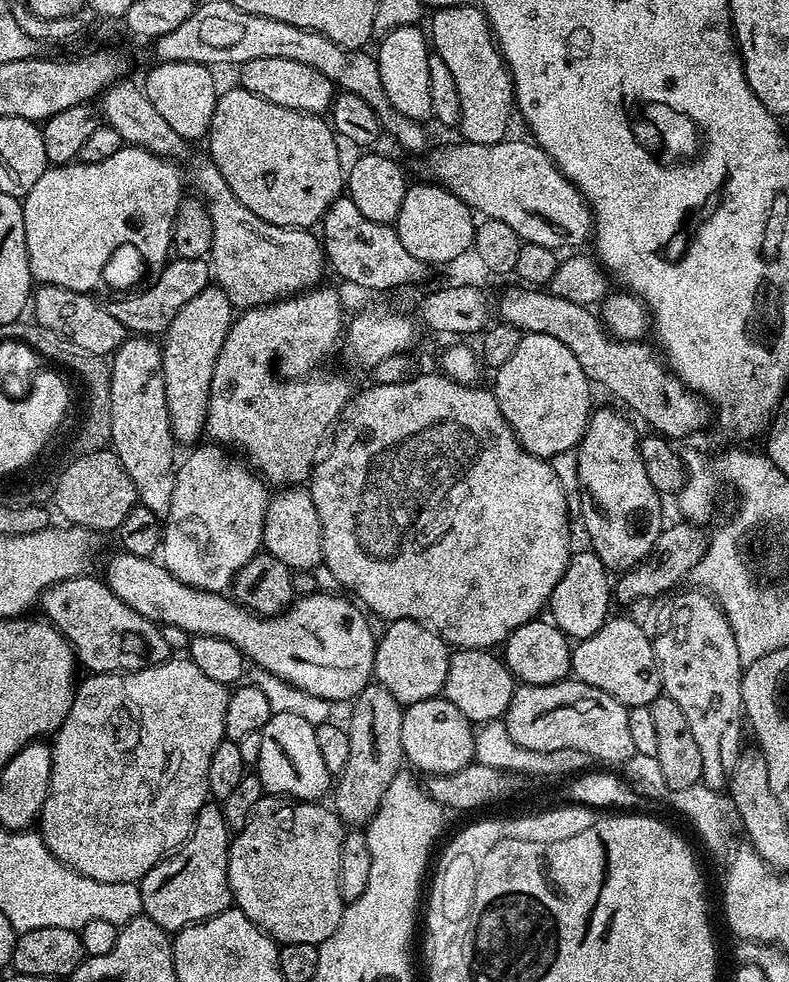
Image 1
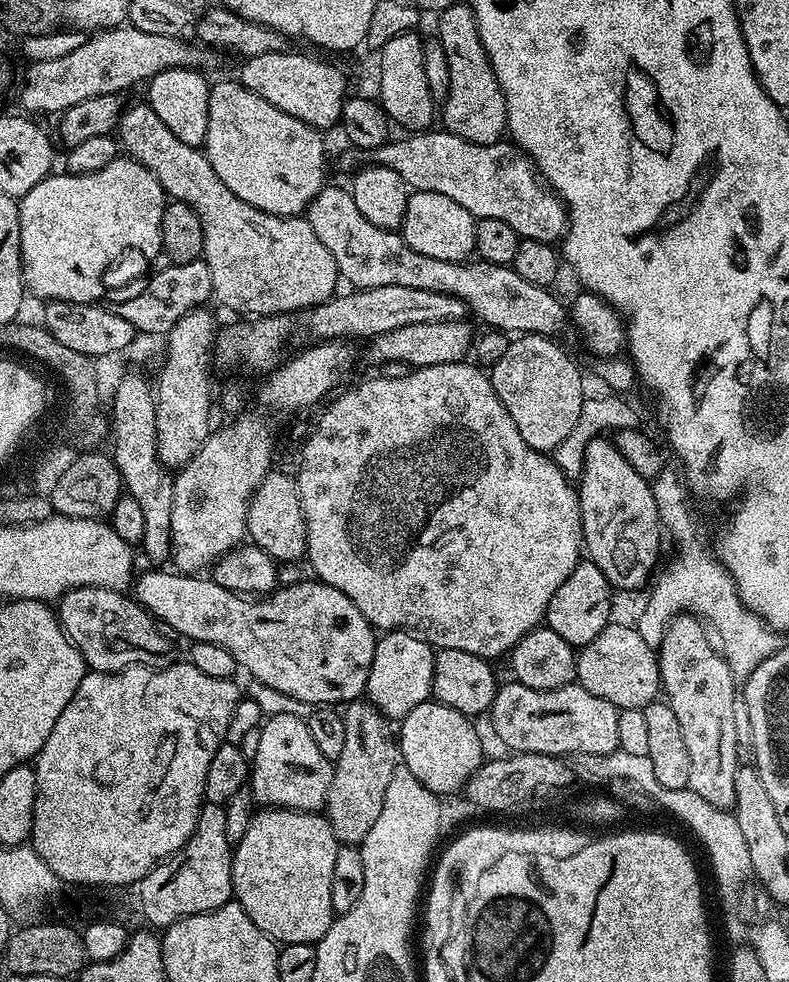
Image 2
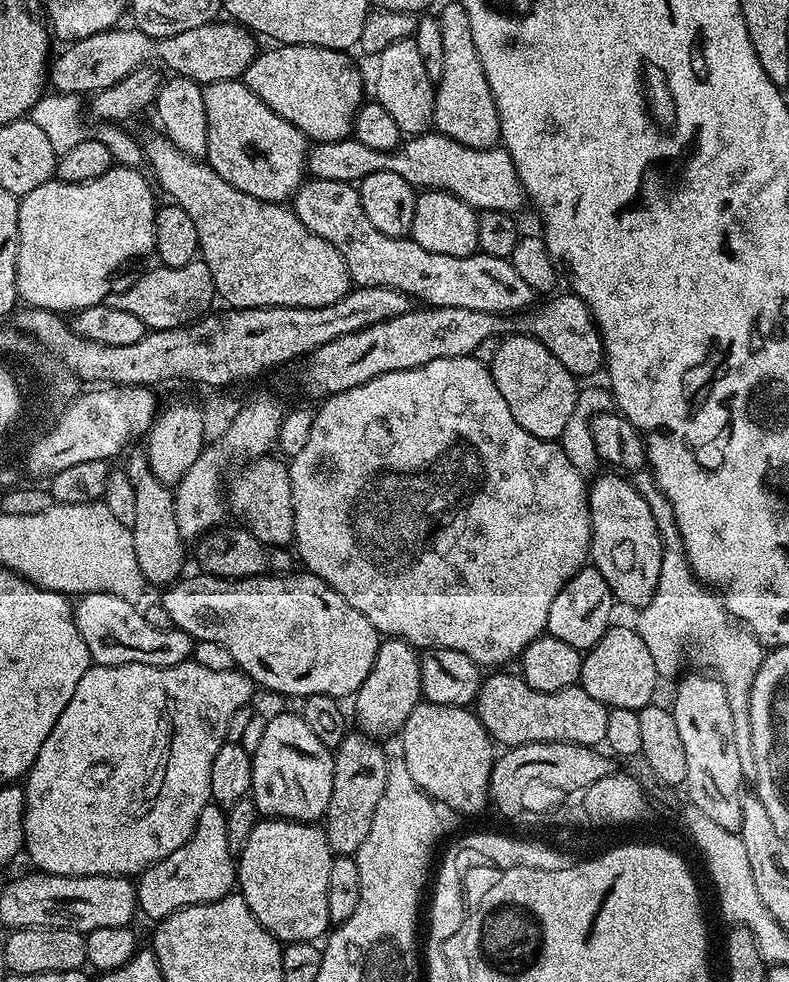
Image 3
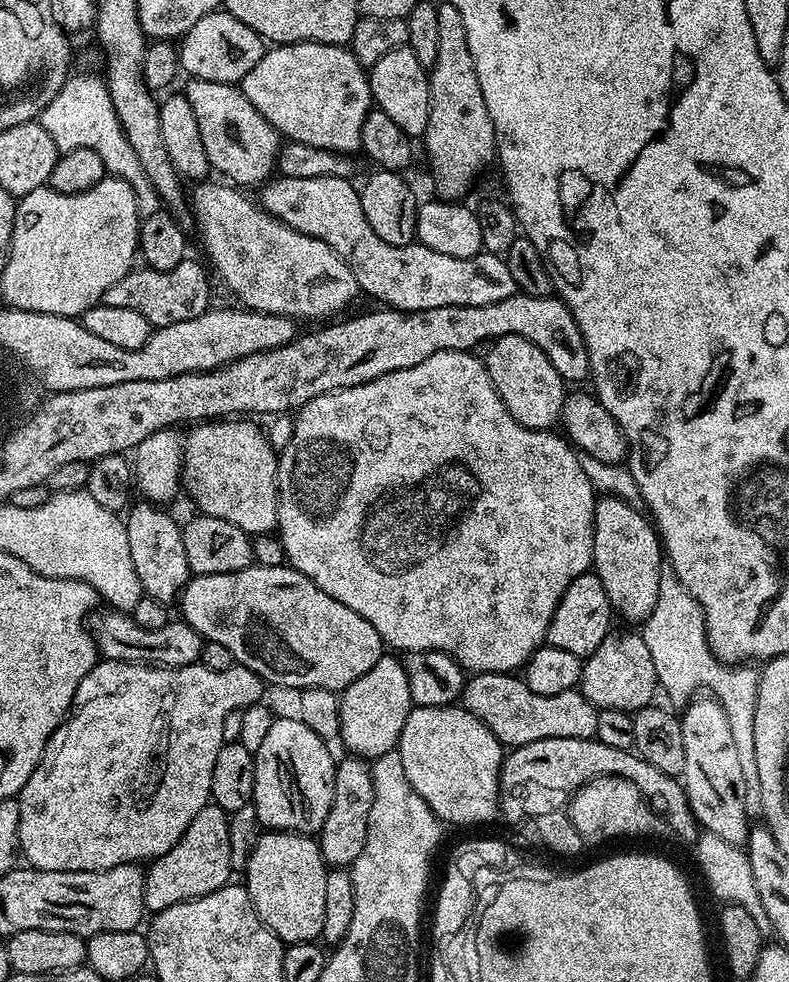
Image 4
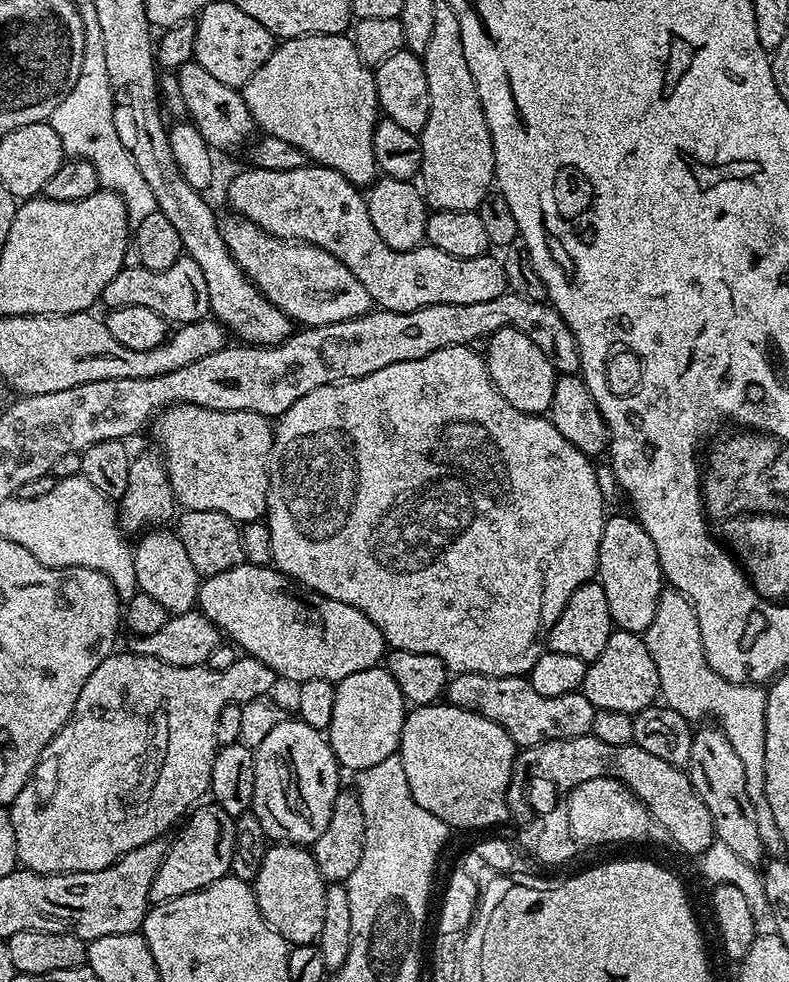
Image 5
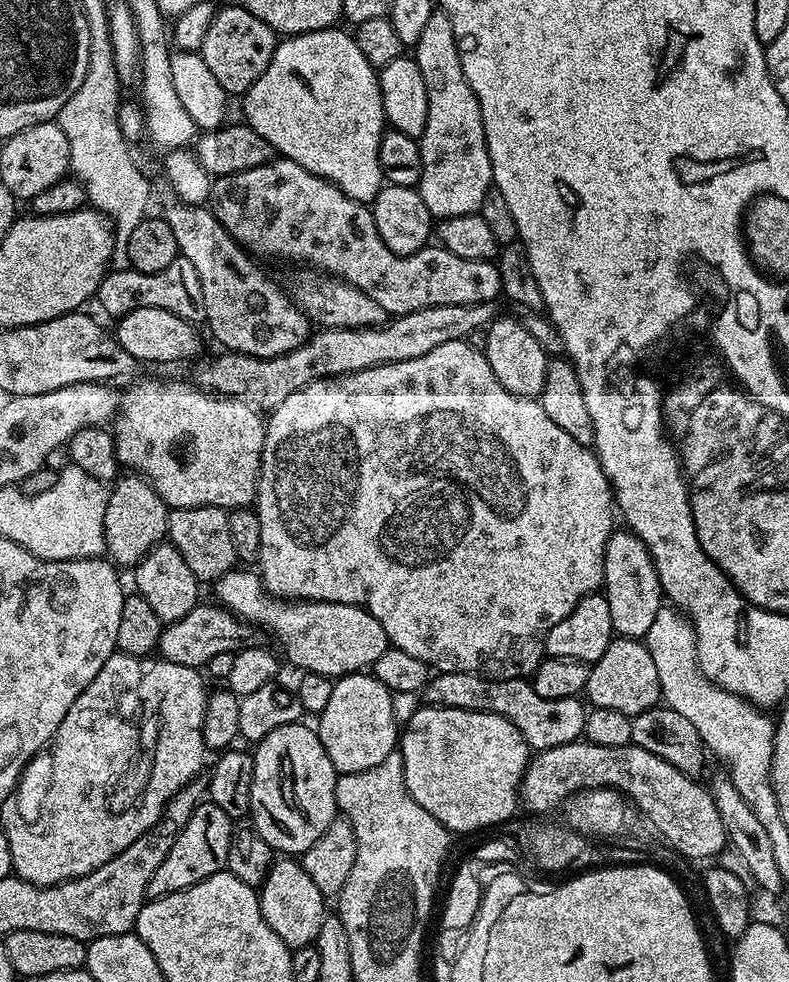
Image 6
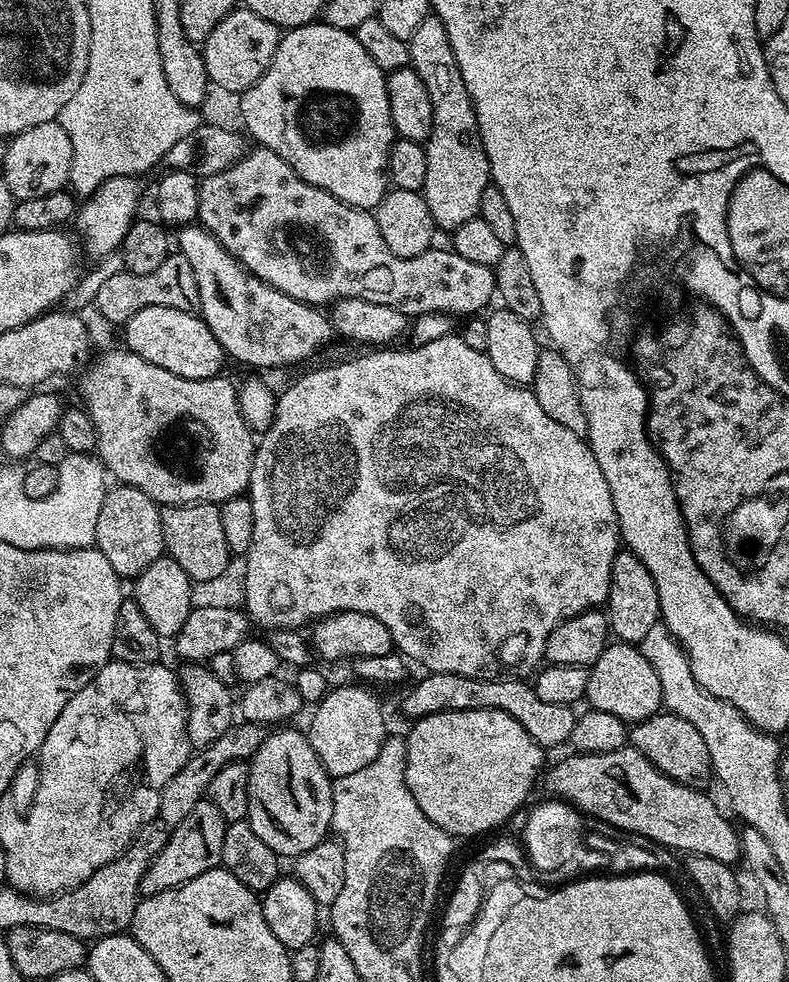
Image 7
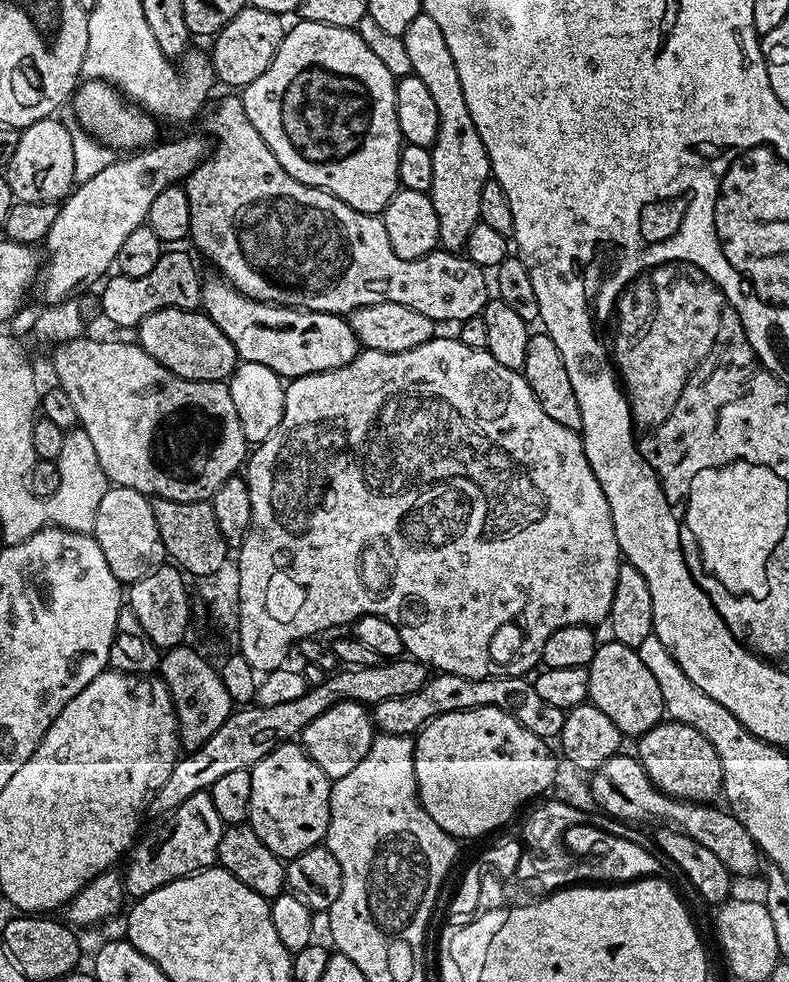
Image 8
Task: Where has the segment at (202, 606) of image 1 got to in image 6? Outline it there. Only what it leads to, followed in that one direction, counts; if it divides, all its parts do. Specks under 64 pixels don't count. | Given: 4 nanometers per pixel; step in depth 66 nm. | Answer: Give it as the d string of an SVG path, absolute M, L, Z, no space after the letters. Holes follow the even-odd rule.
M233 570L228 572L220 580L215 581L215 599L229 612L239 616L240 619L258 628L263 628L269 637L272 636L284 647L284 656L296 668L304 668L305 673L313 672L329 678L349 676L351 672L363 672L371 669L378 658L390 646L390 638L386 630L366 610L362 610L359 604L335 604L334 602L322 602L311 598L277 598L269 589L265 588L263 579L256 576L252 570Z

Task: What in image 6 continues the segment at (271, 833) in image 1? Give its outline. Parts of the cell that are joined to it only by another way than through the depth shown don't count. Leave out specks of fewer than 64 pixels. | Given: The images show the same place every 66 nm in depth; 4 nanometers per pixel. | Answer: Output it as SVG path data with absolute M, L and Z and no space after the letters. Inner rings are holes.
M280 858L273 863L268 876L258 889L262 918L266 918L266 926L282 938L282 942L290 950L307 948L315 945L318 930L322 930L322 922L326 915L326 897L318 886L314 886L310 874L306 874L303 863L296 858Z

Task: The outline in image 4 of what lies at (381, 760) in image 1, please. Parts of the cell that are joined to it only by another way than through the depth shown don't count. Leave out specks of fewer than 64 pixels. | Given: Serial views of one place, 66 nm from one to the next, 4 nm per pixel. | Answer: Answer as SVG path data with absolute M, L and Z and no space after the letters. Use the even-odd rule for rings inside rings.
M349 755L336 765L334 778L334 802L330 802L330 814L318 833L320 853L325 864L332 868L347 869L362 854L366 846L370 806L374 806L374 782L369 761Z

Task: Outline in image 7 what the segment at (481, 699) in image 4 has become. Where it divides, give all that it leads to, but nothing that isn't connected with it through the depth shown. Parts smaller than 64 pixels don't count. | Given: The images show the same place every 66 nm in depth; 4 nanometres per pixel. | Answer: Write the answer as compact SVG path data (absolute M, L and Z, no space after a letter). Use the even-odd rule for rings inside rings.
M429 671L412 688L412 693L404 700L404 712L413 721L430 714L443 712L465 712L466 710L502 710L510 714L538 742L541 748L551 750L559 744L567 745L574 734L577 709L571 704L542 702L535 687L520 678L485 678L483 676L463 676Z

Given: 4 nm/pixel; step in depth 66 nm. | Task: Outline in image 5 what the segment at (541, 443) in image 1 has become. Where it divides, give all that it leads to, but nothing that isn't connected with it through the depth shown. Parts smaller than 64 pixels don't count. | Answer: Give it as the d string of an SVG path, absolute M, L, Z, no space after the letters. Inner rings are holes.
M503 328L489 336L489 350L486 355L488 379L496 387L496 394L517 412L526 413L529 418L539 417L552 407L554 386L558 375L552 364L552 357L546 355L526 334L513 328Z

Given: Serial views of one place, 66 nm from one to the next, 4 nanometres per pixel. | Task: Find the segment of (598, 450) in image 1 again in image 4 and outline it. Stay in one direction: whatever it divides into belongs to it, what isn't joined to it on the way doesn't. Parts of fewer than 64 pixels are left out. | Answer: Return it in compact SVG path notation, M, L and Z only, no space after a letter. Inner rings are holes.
M606 496L595 501L592 509L592 568L596 577L606 590L606 598L610 598L610 606L617 617L624 620L643 622L654 610L654 602L658 602L658 582L662 571L662 545L653 521L639 507L633 506L617 496Z

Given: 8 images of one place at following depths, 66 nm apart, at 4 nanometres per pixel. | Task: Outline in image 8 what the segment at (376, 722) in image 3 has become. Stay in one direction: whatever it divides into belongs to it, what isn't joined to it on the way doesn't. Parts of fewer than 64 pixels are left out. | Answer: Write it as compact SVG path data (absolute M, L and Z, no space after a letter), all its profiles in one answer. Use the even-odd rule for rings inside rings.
M343 700L330 710L318 714L310 726L306 726L300 733L298 740L303 750L313 762L326 774L328 779L335 782L346 778L362 758L366 758L366 750L370 750L372 737L374 735L374 721L372 713L365 705L354 702L353 700Z

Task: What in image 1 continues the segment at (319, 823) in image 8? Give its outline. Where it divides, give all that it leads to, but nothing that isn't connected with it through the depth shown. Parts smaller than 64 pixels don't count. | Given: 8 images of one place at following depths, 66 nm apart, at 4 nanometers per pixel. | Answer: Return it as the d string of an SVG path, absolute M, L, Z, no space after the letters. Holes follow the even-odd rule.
M273 712L260 733L262 750L258 750L254 772L259 776L265 793L277 798L291 798L296 802L320 802L327 792L329 795L330 774L318 751L315 724L306 722L306 718L298 718L298 714Z

